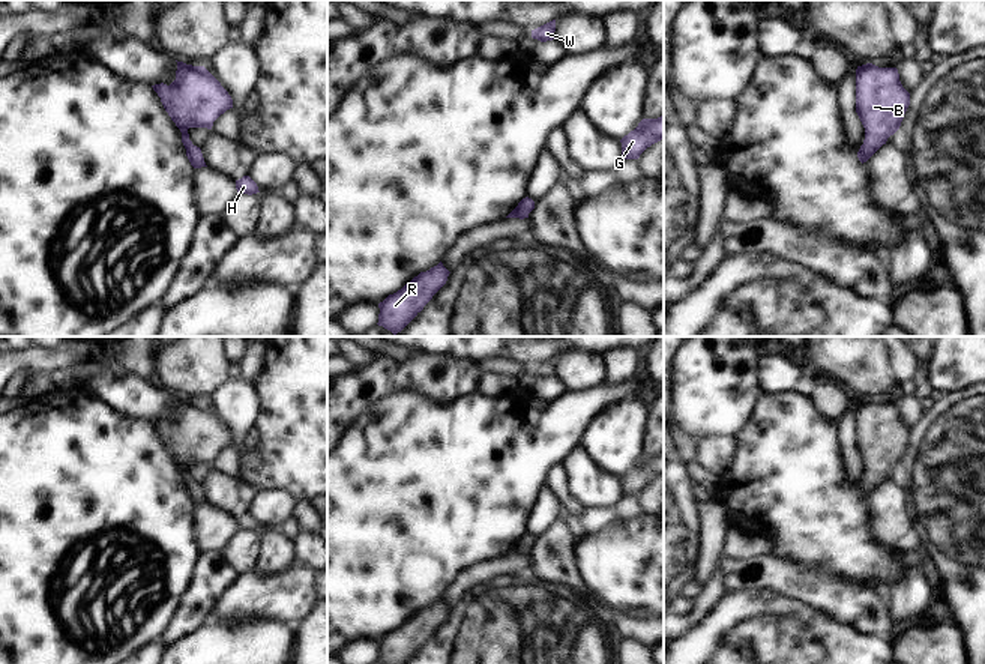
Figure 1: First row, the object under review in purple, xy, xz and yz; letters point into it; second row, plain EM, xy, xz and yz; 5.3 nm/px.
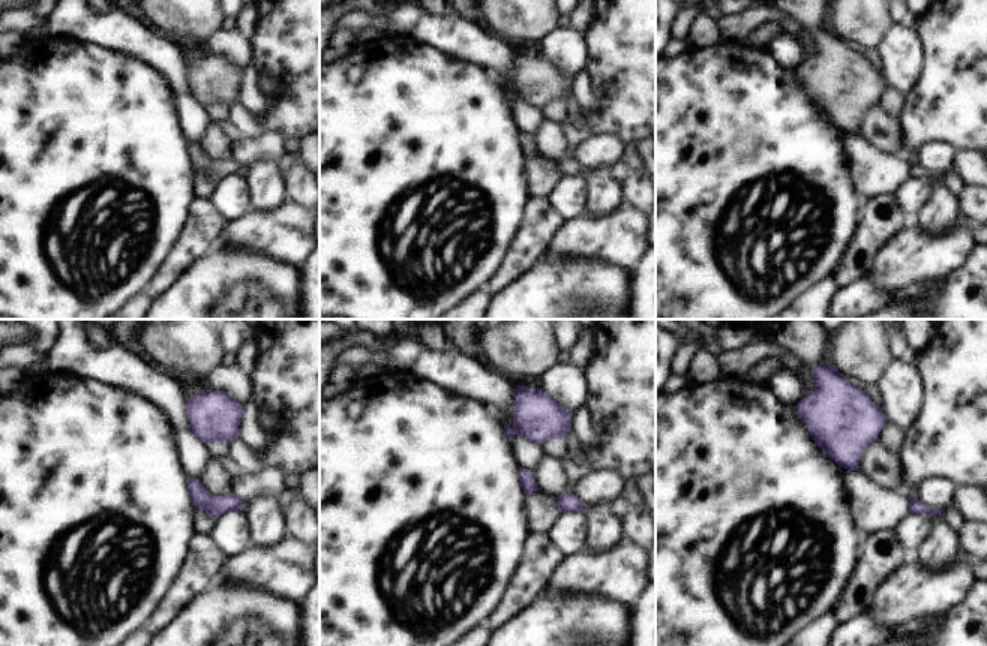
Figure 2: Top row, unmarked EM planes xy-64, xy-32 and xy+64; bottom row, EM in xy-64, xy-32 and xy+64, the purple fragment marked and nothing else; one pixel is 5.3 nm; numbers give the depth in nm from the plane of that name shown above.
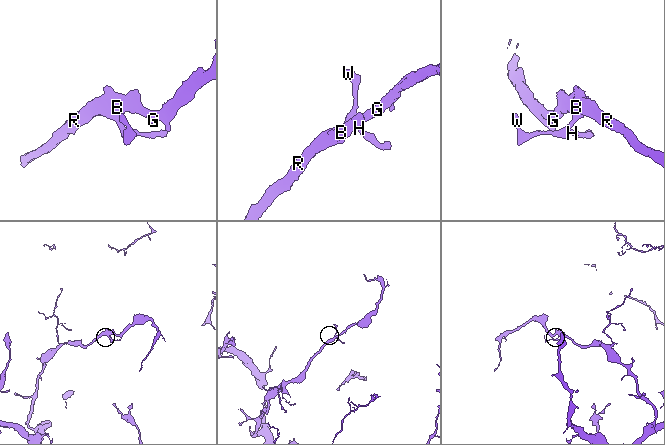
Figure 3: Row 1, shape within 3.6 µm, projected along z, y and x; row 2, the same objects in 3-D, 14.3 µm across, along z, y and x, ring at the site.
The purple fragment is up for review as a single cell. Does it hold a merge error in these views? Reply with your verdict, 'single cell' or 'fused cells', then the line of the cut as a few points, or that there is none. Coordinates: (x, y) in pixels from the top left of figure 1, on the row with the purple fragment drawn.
single cell; cut none

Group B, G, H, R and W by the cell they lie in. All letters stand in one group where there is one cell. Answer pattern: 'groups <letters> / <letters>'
groups B G H R W

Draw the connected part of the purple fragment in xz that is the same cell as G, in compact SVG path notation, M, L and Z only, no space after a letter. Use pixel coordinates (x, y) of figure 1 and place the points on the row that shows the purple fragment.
M664 113L658 119L643 119L620 140L623 159L638 159L647 147L661 140L664 140Z

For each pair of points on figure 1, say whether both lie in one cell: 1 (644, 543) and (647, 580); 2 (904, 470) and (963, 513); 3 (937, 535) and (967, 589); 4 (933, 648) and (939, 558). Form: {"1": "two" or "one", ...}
{"1": "one", "2": "one", "3": "one", "4": "two"}

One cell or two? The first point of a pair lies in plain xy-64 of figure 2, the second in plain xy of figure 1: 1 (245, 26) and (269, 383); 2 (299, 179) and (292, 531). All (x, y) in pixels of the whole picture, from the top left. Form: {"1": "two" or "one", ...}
{"1": "two", "2": "two"}

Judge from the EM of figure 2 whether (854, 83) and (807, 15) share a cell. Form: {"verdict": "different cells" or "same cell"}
{"verdict": "same cell"}

